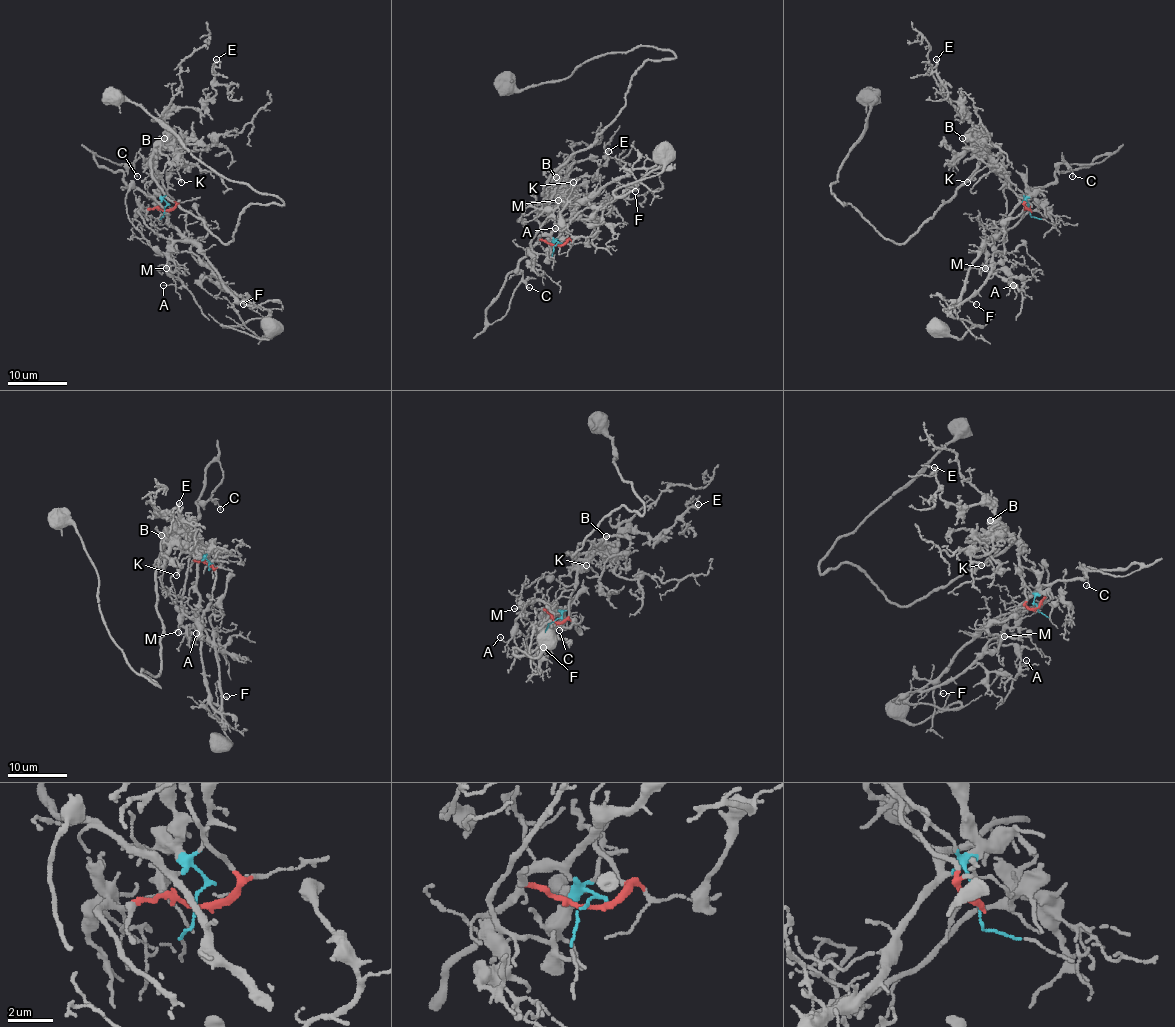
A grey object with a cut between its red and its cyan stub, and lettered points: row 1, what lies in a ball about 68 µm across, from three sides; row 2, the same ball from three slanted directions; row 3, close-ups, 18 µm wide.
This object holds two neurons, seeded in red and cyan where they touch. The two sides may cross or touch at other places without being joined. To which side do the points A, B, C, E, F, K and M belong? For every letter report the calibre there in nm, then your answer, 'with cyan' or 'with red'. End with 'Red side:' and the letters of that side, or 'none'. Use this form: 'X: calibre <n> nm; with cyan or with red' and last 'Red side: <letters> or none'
A: calibre 100 nm; with cyan
B: calibre 160 nm; with red
C: calibre 90 nm; with cyan
E: calibre 160 nm; with red
F: calibre 130 nm; with cyan
K: calibre 130 nm; with red
M: calibre 140 nm; with cyan
Red side: B, E, K

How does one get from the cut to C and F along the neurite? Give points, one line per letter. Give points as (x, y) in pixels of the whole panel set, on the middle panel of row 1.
C: (556, 245), (559, 242), (556, 241), (547, 250), (535, 244), (519, 264), (516, 270), (529, 287)
F: (556, 245), (559, 242), (551, 233), (606, 183), (645, 169), (635, 190)

